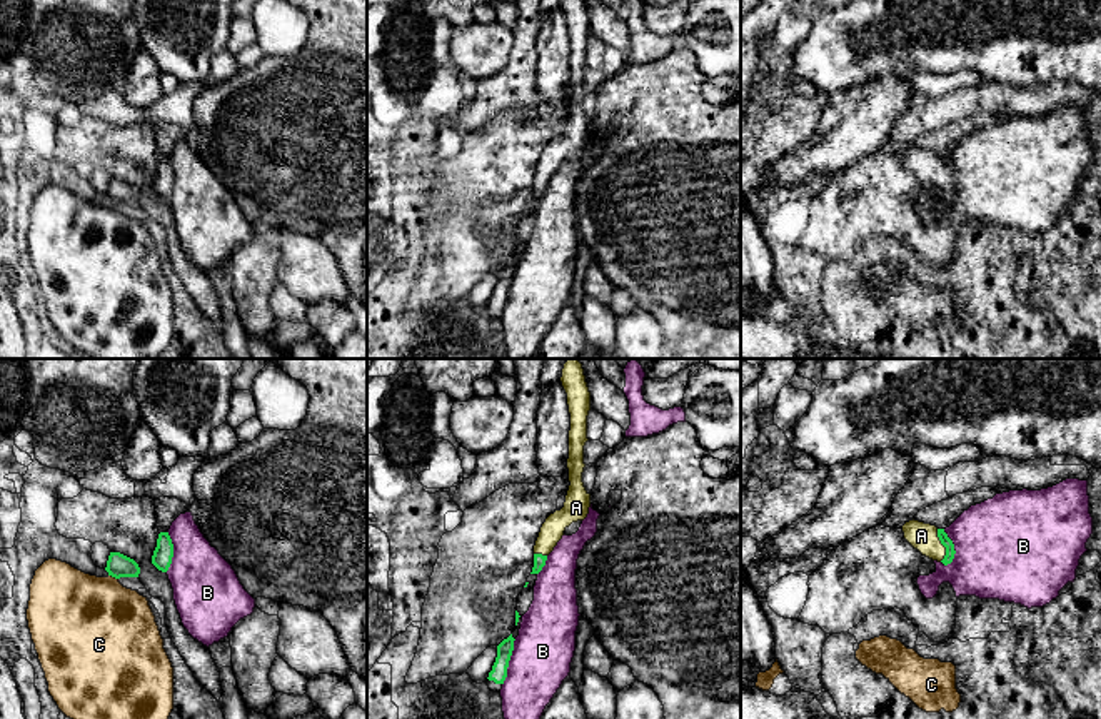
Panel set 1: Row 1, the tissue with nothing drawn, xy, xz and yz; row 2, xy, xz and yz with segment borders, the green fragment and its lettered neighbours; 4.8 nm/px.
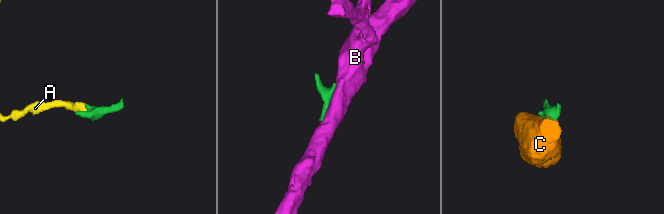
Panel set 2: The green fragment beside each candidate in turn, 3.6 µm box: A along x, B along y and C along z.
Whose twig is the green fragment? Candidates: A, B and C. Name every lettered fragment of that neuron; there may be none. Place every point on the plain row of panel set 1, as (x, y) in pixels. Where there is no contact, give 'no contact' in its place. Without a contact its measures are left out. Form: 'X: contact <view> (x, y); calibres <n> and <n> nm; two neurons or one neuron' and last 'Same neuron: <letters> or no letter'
A: contact yz (943, 170); calibres 50 and 130 nm; one neuron
B: contact xz (507, 289); calibres 80 and 280 nm; two neurons
C: contact xy (114, 202); calibres 110 and 460 nm; two neurons
Same neuron: A

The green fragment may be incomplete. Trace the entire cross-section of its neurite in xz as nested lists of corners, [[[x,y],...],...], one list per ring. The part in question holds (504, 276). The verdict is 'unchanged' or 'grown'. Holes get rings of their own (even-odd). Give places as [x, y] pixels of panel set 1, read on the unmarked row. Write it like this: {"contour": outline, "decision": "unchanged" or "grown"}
{"contour": [[[510,260],[507,265],[504,265],[497,272],[497,284],[495,284],[492,297],[489,299],[489,304],[487,304],[487,312],[494,319],[500,319],[502,310],[507,304],[507,294],[509,294],[509,287],[510,287],[512,277],[514,277],[514,267],[515,265]]], "decision": "grown"}

